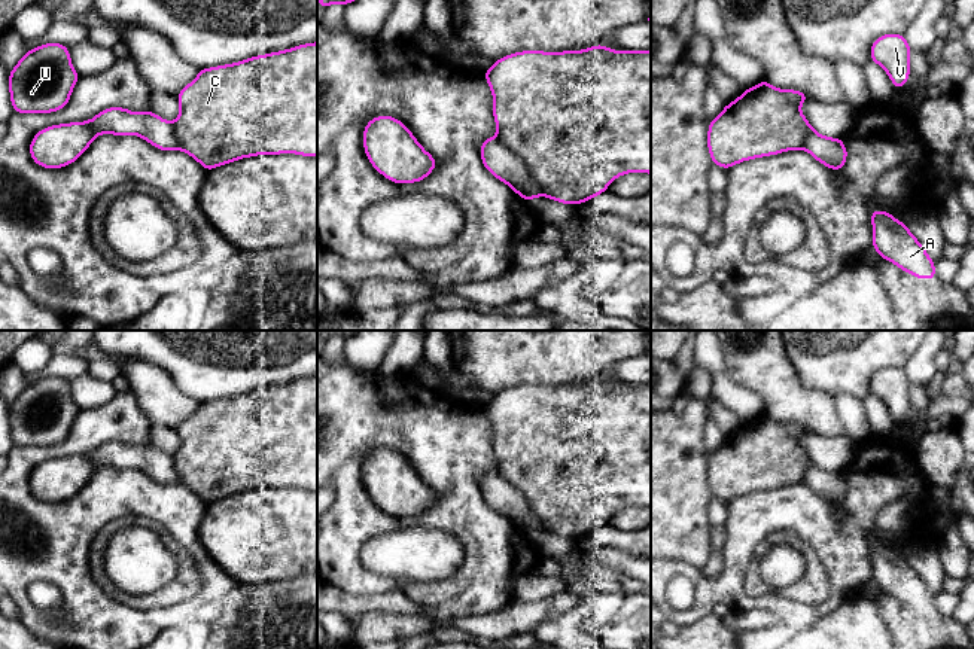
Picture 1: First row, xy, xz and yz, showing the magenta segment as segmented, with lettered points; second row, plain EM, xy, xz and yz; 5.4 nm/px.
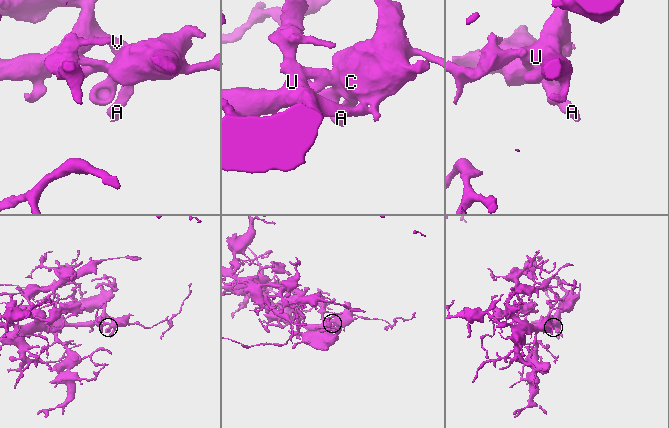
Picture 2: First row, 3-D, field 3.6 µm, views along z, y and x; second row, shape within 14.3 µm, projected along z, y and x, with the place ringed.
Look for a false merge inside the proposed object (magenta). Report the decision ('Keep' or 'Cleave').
Keep

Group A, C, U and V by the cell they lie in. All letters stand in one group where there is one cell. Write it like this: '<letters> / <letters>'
A C U V

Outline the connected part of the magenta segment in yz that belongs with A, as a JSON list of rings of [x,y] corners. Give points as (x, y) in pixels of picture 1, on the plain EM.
[[[871,542],[873,582],[916,612],[935,613],[935,597],[907,558],[891,546]]]

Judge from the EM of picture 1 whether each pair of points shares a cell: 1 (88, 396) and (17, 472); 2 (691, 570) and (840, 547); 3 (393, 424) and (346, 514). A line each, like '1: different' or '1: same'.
1: different
2: same
3: same

